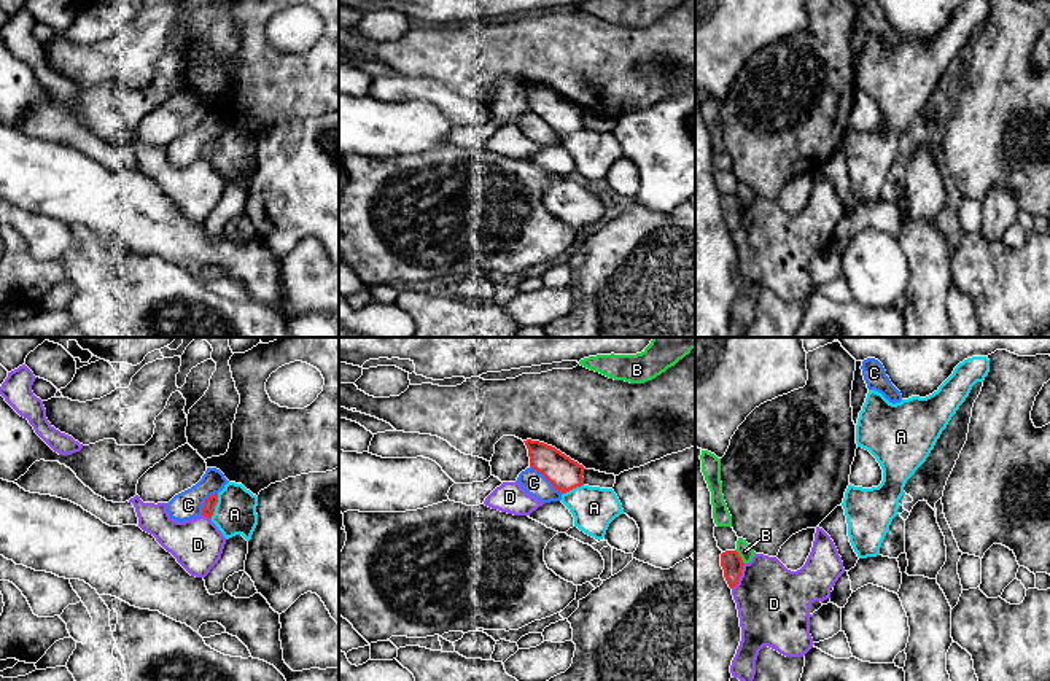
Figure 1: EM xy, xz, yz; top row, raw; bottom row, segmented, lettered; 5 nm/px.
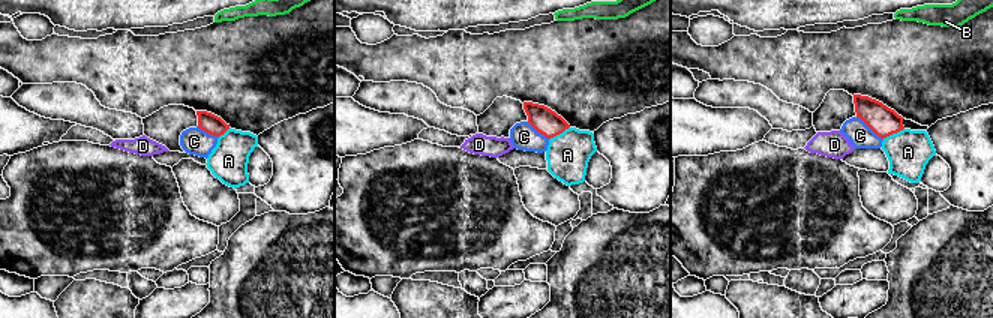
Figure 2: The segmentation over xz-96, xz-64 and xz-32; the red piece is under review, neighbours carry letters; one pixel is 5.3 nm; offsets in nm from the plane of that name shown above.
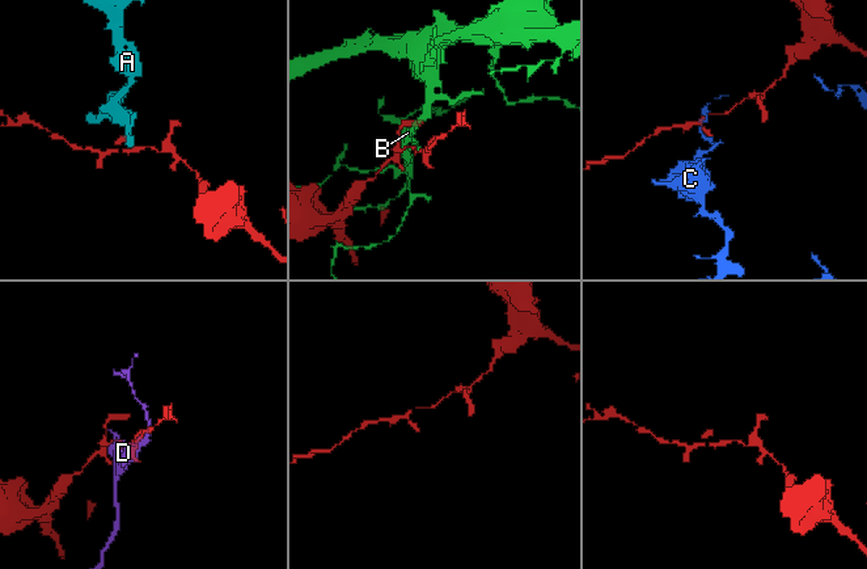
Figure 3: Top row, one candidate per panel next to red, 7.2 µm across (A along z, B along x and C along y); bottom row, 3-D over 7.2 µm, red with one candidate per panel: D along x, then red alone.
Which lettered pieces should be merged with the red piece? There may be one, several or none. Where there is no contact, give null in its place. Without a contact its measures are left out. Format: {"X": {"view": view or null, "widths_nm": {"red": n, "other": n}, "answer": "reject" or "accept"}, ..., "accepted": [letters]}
{"A": {"view": "xy", "widths_nm": {"red": 60, "other": 200}, "answer": "reject"}, "B": {"view": "yz", "widths_nm": {"red": 110, "other": 80}, "answer": "reject"}, "C": {"view": "xz", "widths_nm": {"red": 160, "other": 120}, "answer": "reject"}, "D": {"view": "yz", "widths_nm": {"red": 110, "other": 360}, "answer": "reject"}, "accepted": []}

